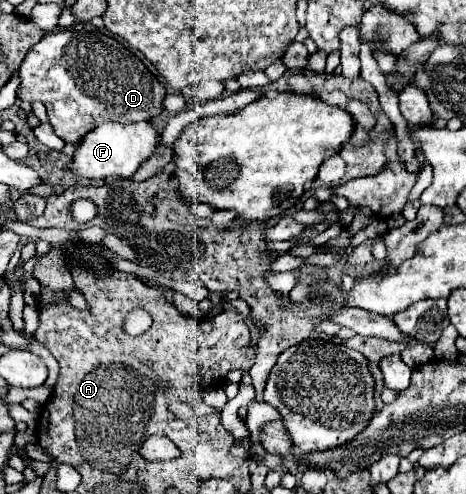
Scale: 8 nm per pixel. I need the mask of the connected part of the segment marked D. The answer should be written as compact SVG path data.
M63 30L45 34L25 56L19 68L19 88L17 98L25 102L41 100L47 108L49 124L55 134L67 144L77 144L87 132L97 128L97 124L117 120L117 122L141 122L151 120L163 112L165 88L159 80L145 68L145 64L117 38L103 32L79 32Z

